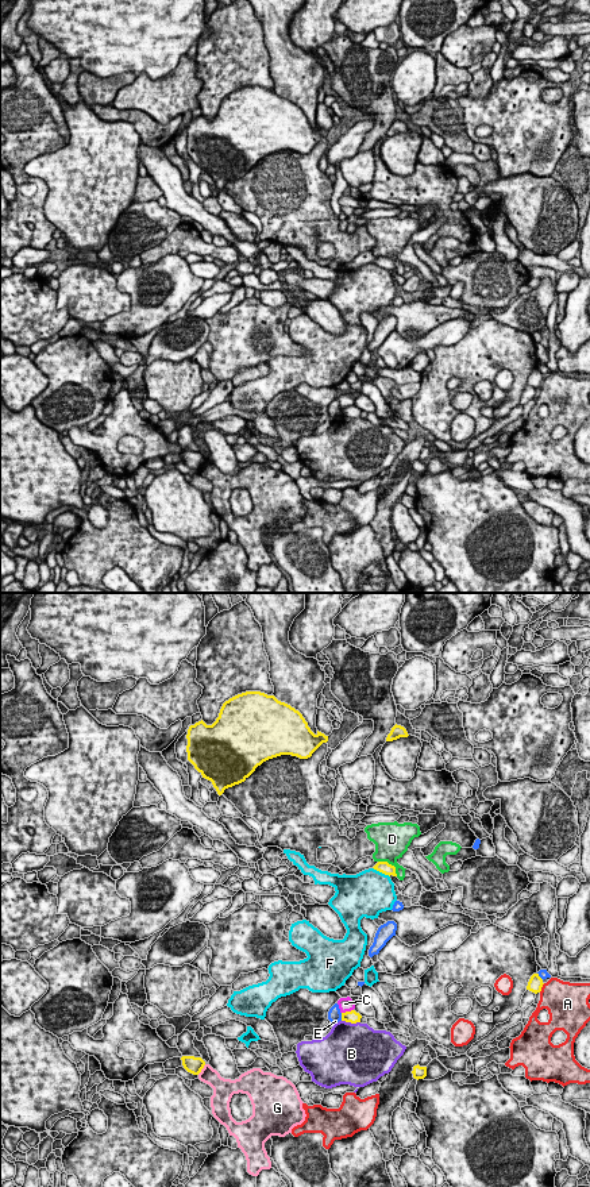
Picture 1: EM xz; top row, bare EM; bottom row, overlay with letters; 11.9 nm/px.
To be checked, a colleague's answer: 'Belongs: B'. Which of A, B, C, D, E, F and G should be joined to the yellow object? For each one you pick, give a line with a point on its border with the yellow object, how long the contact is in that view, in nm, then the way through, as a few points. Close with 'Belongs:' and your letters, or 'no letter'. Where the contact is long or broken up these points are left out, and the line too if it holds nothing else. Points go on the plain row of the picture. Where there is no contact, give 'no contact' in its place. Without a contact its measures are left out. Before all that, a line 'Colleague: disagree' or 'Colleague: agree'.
Colleague: disagree
Belongs: no letter

